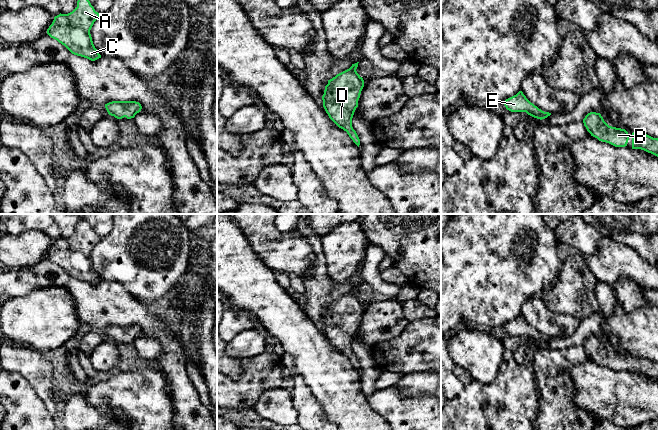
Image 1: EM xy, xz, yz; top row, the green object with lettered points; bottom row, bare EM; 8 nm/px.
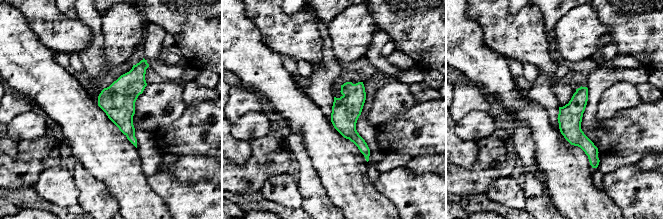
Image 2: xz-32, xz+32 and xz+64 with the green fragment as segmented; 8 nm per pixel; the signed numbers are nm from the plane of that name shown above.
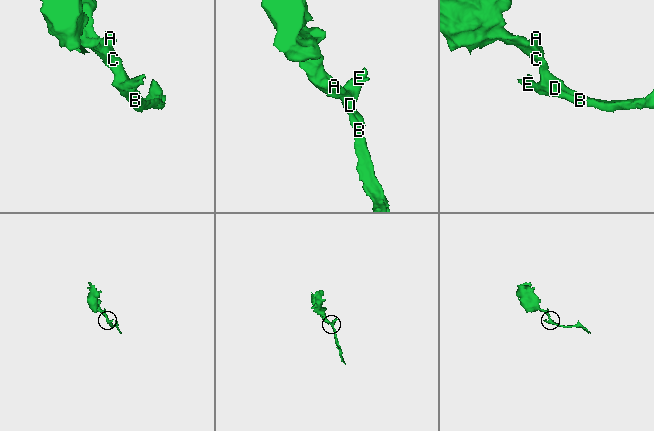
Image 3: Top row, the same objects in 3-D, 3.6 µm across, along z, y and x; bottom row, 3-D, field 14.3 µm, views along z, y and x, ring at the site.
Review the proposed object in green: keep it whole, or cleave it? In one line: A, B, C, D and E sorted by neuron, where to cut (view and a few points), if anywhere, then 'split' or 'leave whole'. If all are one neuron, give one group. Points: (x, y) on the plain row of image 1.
A B C D E; no cut; leave whole

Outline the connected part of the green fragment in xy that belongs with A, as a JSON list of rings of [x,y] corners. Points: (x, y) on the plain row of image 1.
[[[82,220],[72,236],[54,241],[47,258],[72,278],[95,285],[101,279],[93,268],[90,254],[99,240],[100,237],[95,235],[90,225]]]

